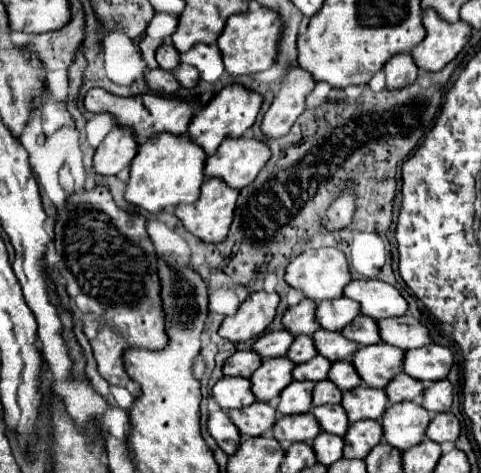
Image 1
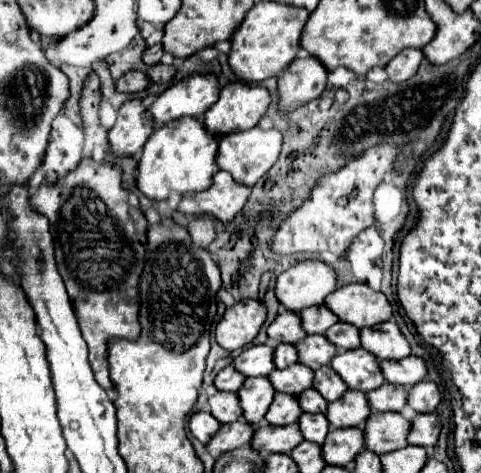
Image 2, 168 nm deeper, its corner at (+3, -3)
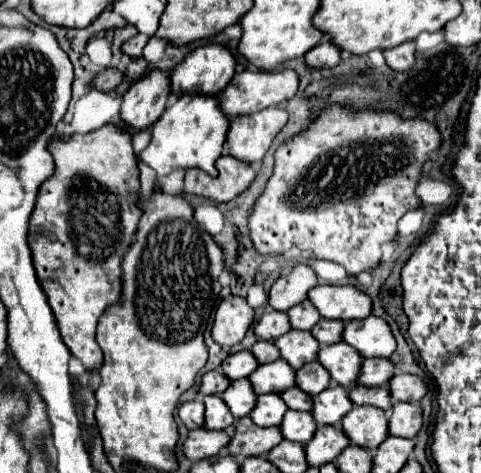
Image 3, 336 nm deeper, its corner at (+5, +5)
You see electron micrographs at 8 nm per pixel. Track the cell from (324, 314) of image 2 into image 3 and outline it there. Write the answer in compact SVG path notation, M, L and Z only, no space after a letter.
M307 300L297 304L297 306L293 306L293 308L289 308L287 316L289 316L291 328L295 328L295 330L309 330L321 318L319 312L315 312L315 308L311 308L311 304L307 304Z

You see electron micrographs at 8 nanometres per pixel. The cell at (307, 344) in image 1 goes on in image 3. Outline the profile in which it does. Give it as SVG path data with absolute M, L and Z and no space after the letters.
M257 340L255 346L251 348L251 354L255 356L255 360L259 364L275 362L275 358L279 358L279 350L275 348L275 344L273 342L265 342L265 340Z

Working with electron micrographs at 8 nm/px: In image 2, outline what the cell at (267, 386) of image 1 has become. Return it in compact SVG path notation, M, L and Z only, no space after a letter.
M255 376L255 378L245 380L245 384L239 388L237 396L239 396L241 408L243 408L245 420L249 420L251 424L257 424L265 416L267 408L271 406L275 390L267 376Z

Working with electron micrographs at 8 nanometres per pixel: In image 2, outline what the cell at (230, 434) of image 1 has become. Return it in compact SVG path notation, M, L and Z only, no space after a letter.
M197 412L197 414L191 416L191 422L189 422L191 434L201 444L207 444L217 434L219 428L221 428L221 424L217 420L213 420L213 414L211 412Z

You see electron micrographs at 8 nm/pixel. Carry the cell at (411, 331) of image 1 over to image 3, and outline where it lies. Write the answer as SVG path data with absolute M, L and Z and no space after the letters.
M377 316L349 320L343 328L343 342L353 346L363 358L389 358L397 348L391 328Z

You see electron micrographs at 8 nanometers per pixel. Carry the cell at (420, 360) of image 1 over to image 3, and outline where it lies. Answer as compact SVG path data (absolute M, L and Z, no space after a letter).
M363 360L357 384L359 386L385 386L387 380L393 376L393 364L389 360Z

